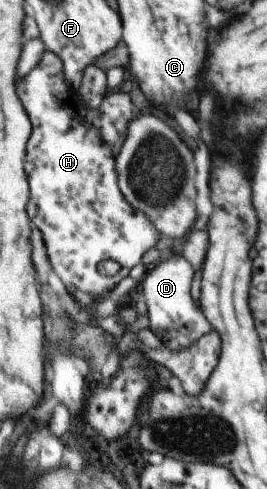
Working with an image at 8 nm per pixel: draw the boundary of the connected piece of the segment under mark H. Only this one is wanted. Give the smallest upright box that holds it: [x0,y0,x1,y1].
[20,51,163,296]

